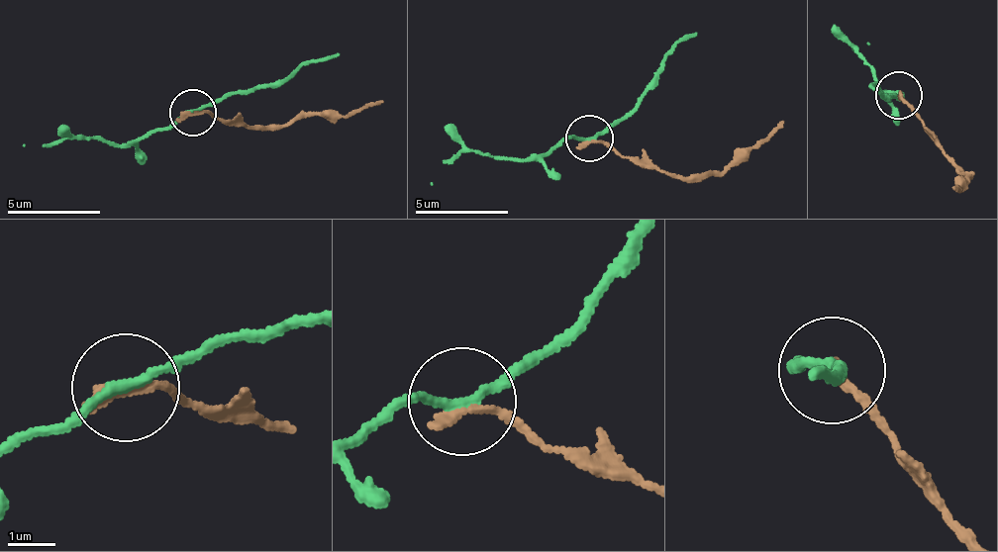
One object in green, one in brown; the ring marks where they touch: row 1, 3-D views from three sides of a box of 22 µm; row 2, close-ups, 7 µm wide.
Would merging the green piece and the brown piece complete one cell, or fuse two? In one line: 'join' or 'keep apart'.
keep apart

